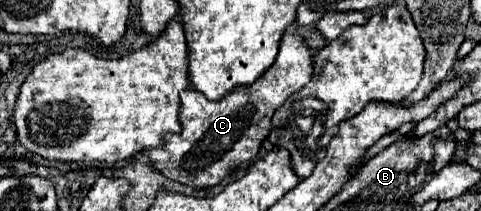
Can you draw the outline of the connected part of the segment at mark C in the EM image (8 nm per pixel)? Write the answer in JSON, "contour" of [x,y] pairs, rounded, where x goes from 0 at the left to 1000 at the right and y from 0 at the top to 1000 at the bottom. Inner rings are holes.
{"contour":[[[599,142],[586,171],[582,246],[570,303],[520,408],[491,417],[453,483],[428,474],[416,436],[391,427],[391,455],[378,474],[374,588],[383,597],[378,635],[345,635],[337,692],[324,711],[304,711],[312,777],[333,806],[353,853],[428,891],[453,872],[478,806],[495,796],[503,768],[524,768],[549,654],[561,626],[561,559],[590,474],[620,436],[649,360],[649,256],[632,190]]]}

